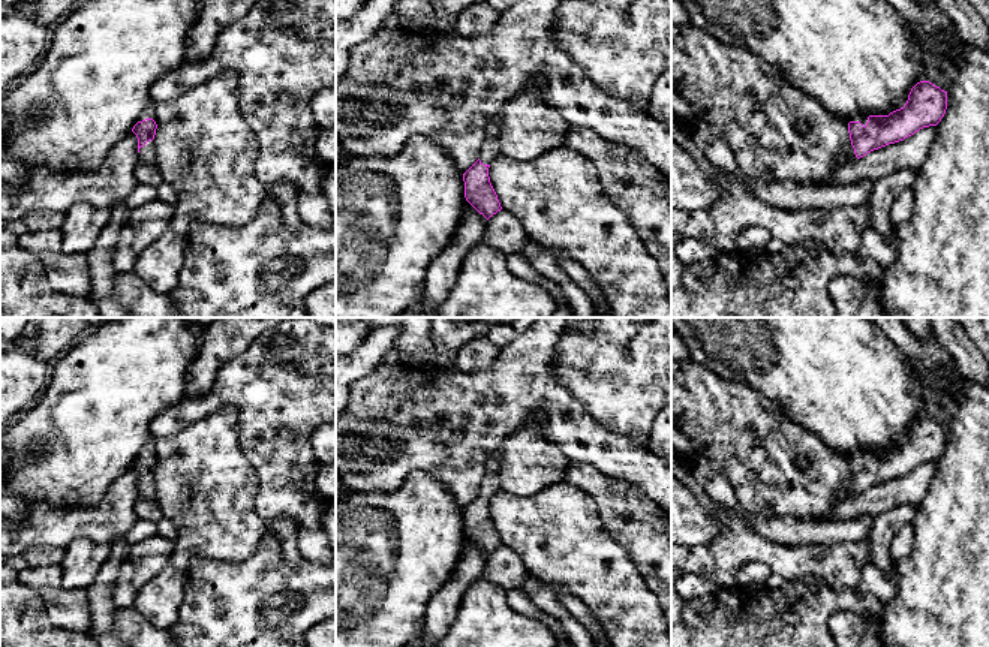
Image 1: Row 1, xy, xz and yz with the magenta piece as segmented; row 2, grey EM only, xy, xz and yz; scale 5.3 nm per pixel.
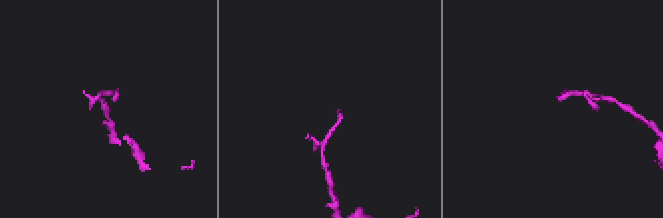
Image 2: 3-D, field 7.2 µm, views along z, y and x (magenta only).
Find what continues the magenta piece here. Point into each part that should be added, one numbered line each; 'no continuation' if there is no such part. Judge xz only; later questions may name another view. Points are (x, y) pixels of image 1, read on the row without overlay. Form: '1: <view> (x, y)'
1: xz (489, 487)

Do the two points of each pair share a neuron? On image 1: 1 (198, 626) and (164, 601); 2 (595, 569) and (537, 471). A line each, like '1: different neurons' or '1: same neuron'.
1: different neurons
2: different neurons

